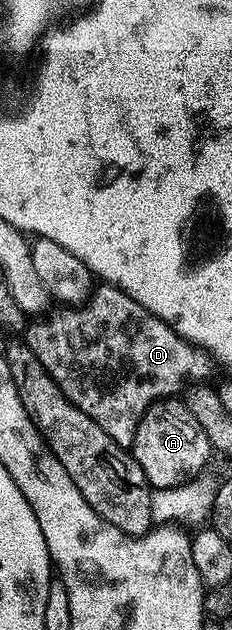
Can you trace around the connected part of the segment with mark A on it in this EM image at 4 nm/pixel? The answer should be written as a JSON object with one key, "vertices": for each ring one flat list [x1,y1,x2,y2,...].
{"vertices":[[161,400,152,405,142,416,130,447,153,491,191,483,191,478,214,454,210,440,206,440,206,432,202,432,202,424,194,420,194,412,190,412,183,401,176,401,180,400]]}

